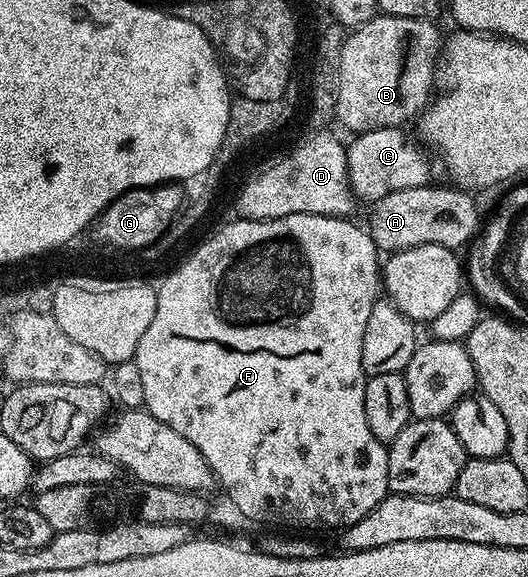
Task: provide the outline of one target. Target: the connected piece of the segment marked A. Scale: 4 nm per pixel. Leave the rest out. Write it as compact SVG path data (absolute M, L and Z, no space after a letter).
M432 183L393 191L370 206L369 232L376 249L387 255L418 245L440 245L459 251L480 232L481 218L471 198L474 196L458 187L438 189L437 185Z

